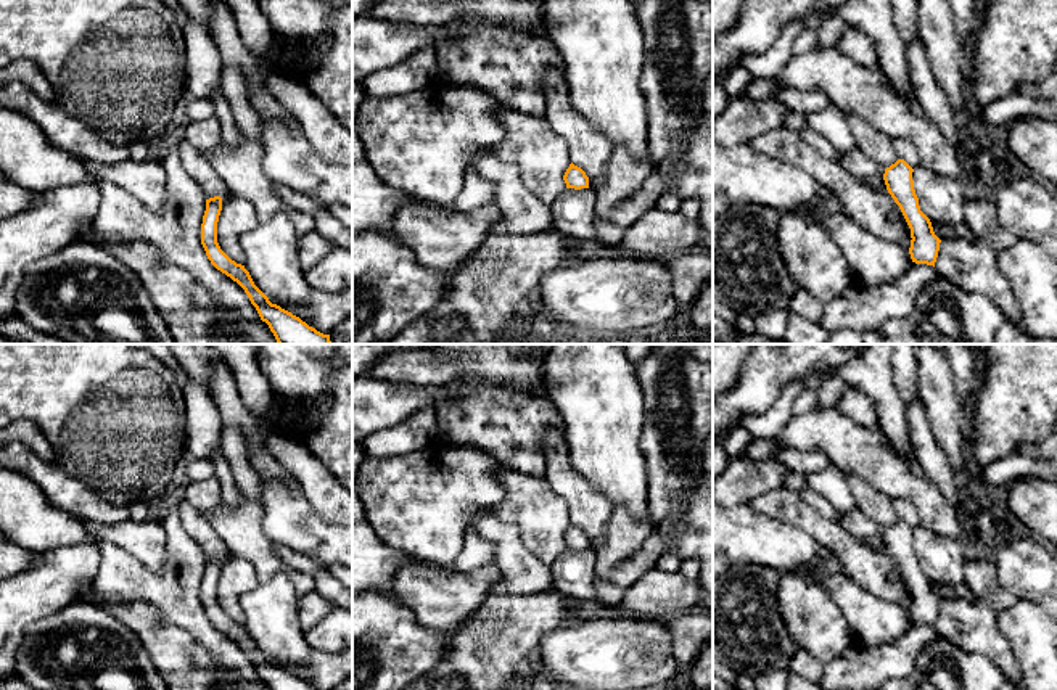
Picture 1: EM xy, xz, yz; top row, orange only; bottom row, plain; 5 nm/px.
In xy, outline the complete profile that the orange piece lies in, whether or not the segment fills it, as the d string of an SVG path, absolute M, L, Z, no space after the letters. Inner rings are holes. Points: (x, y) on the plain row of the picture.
M220 557L206 560L206 571L201 584L201 605L211 624L245 650L261 680L265 682L270 690L315 690L291 672L272 664L269 658L254 645L245 626L236 624L220 610L217 603L217 582L220 571Z

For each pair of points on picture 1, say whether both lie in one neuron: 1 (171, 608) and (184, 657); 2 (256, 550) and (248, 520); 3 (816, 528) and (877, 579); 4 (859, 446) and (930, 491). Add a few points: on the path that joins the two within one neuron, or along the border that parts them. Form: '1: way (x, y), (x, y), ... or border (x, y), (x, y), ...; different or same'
1: border (145, 603), (164, 621), (185, 629), (200, 647); different
2: way (250, 542), (248, 528); same
3: way (830, 534), (863, 565); same
4: way (877, 462), (900, 484), (913, 488); same

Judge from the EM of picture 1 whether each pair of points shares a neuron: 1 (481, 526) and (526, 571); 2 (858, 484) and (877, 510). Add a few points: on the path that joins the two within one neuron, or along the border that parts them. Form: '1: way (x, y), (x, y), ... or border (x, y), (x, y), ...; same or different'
1: way (493, 534), (515, 560); same
2: way (861, 491), (874, 504); same

